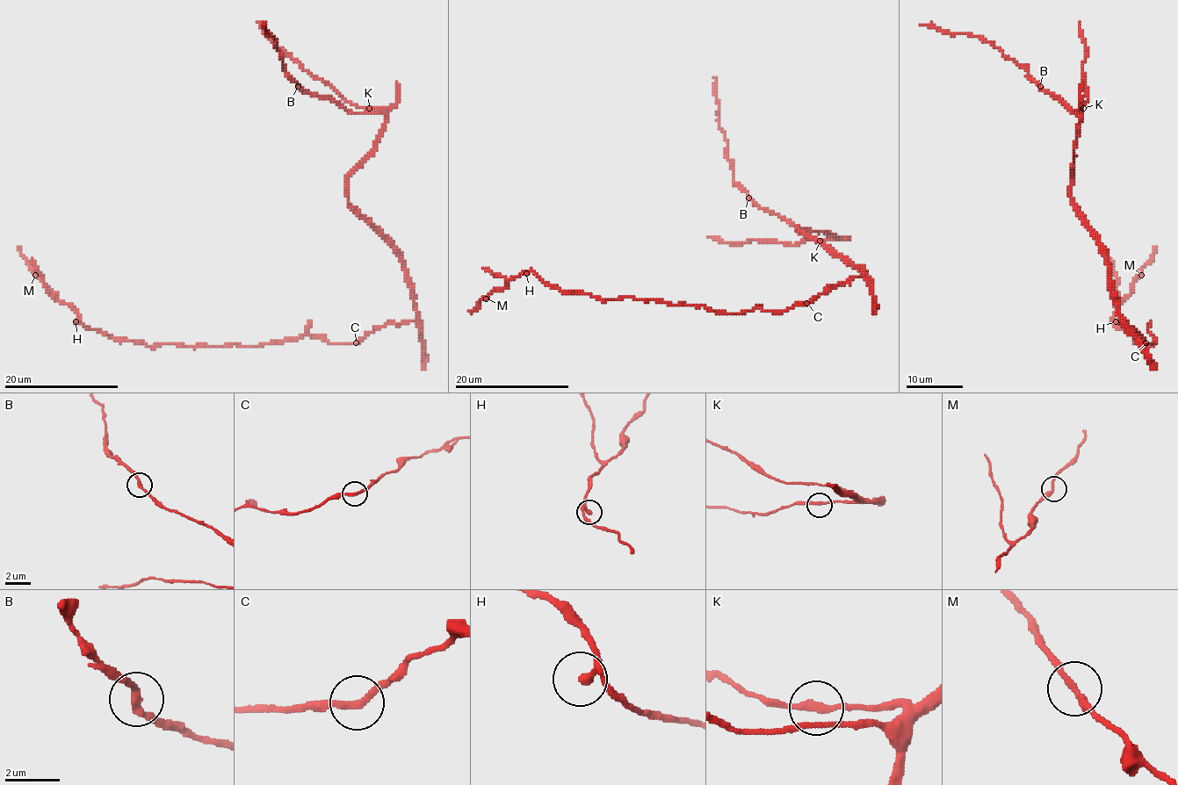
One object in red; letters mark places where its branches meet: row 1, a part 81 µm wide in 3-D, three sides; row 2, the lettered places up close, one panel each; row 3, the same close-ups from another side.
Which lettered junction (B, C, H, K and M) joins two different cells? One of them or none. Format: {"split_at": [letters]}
{"split_at": []}

